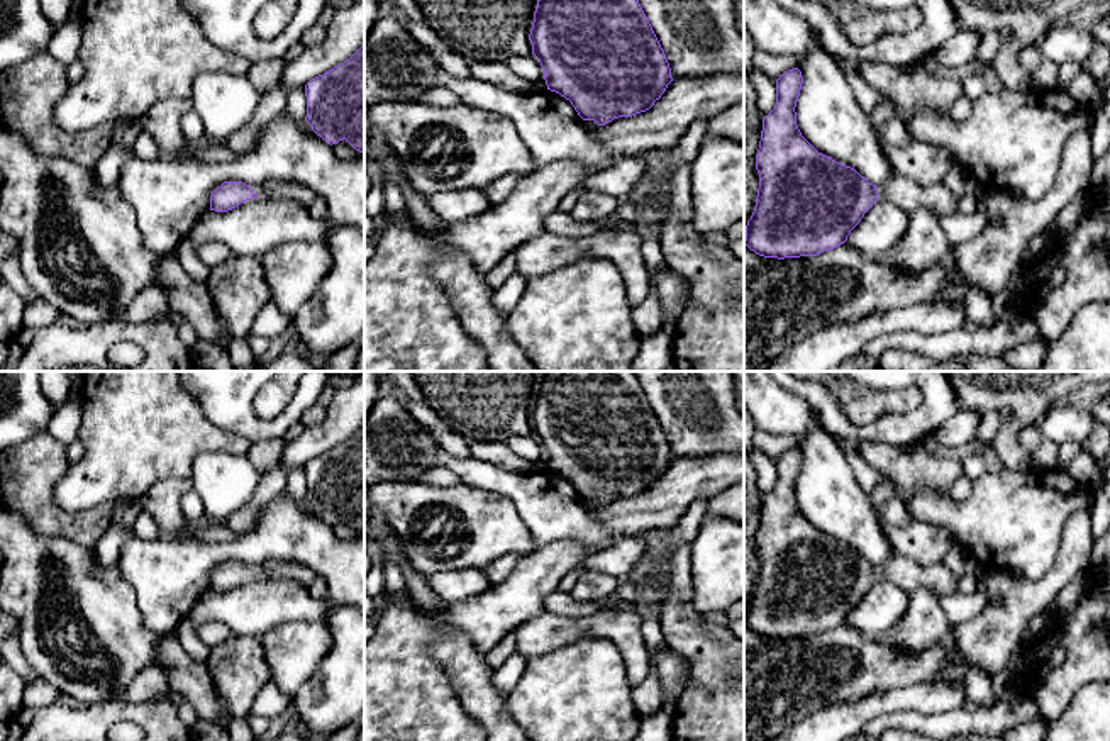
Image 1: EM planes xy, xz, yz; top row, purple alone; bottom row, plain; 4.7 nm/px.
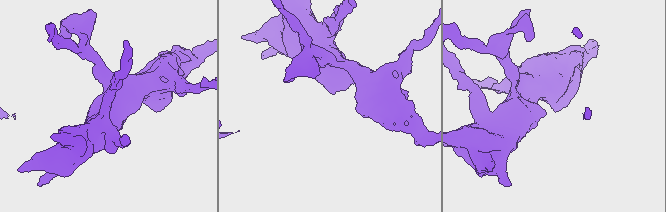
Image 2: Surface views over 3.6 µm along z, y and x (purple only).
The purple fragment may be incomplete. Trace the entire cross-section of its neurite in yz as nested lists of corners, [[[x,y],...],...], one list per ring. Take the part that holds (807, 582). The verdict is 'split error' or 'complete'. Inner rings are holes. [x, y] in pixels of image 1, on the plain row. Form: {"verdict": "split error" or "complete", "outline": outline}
{"verdict": "split error", "outline": [[[785,451],[776,460],[776,485],[763,499],[756,549],[759,568],[756,587],[746,605],[744,624],[764,638],[800,638],[817,636],[847,621],[851,610],[878,578],[895,583],[907,593],[917,588],[934,590],[939,595],[951,595],[959,590],[959,580],[944,565],[920,565],[912,558],[893,551],[883,563],[873,565],[854,548],[837,543],[819,532],[796,505],[796,480],[802,470],[802,451]]]}

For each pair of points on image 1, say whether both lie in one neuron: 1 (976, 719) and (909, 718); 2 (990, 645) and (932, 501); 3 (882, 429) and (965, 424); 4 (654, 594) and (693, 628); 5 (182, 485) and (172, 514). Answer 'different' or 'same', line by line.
1: same
2: different
3: different
4: different
5: same

